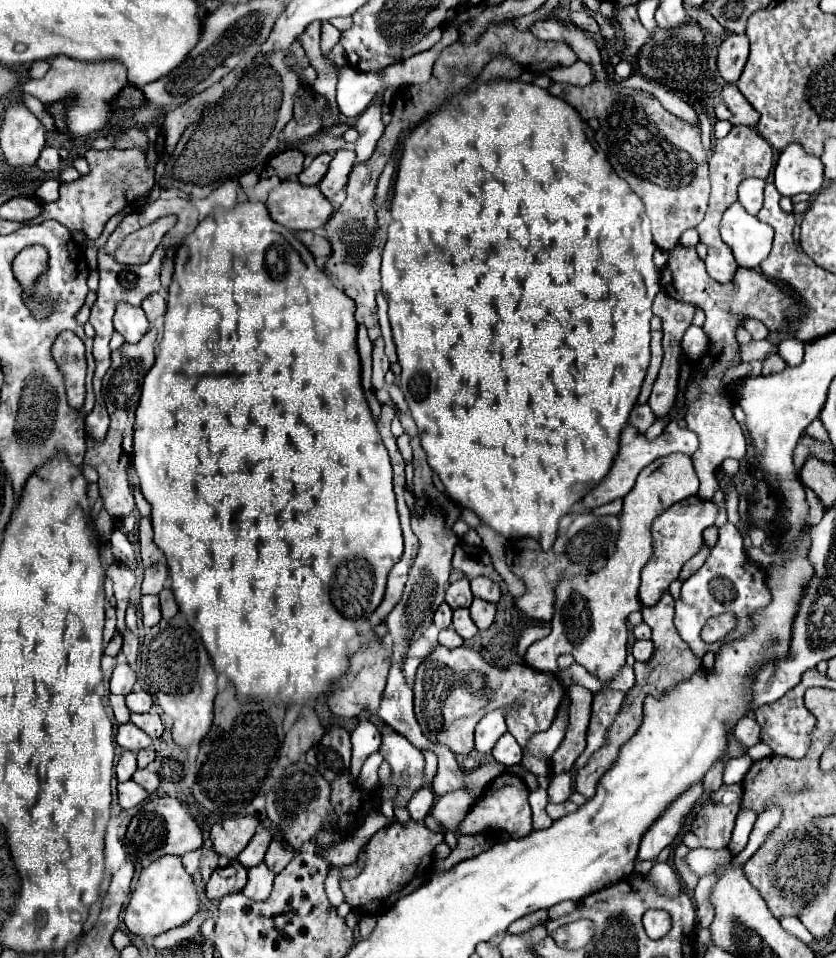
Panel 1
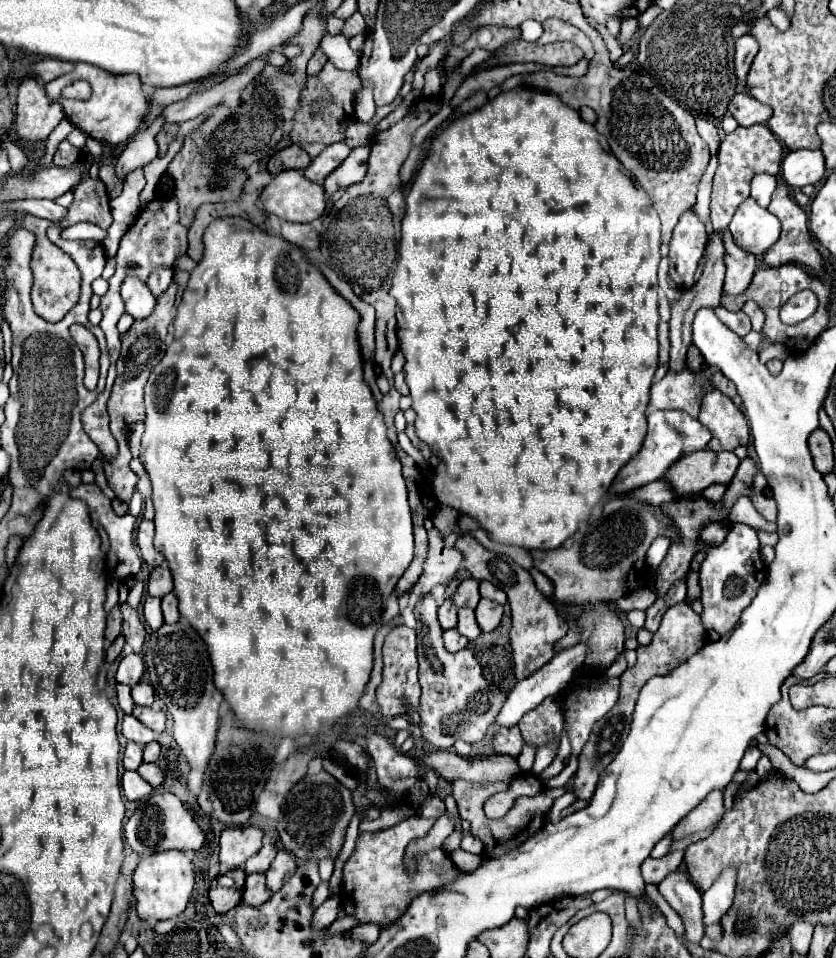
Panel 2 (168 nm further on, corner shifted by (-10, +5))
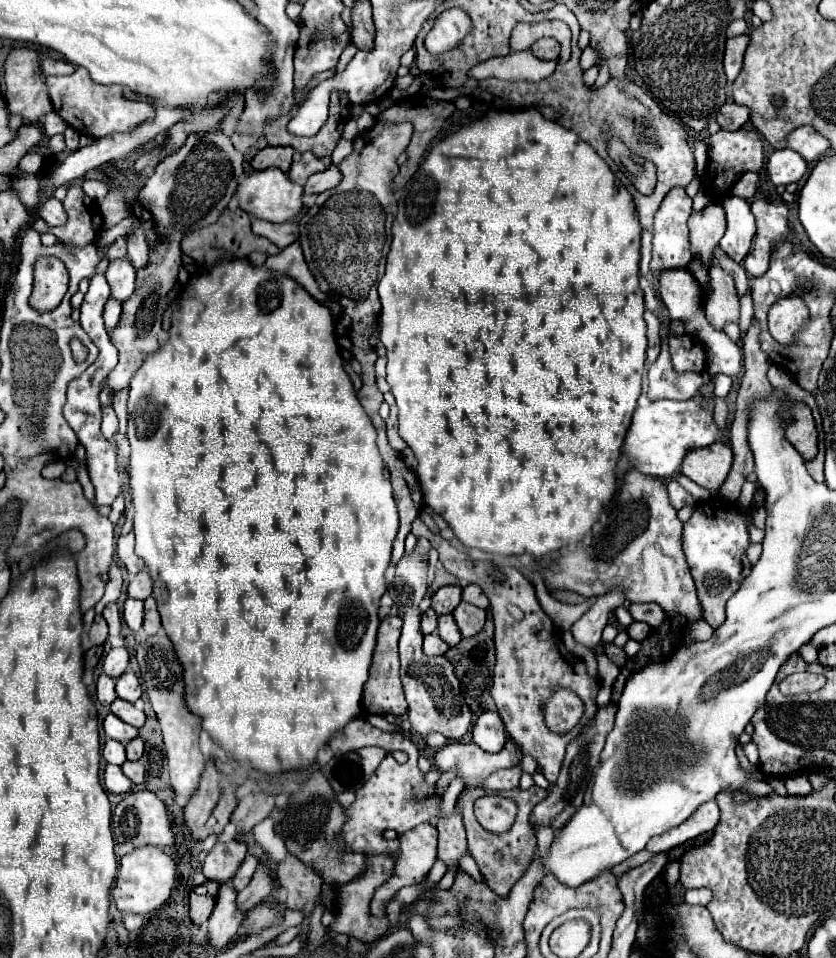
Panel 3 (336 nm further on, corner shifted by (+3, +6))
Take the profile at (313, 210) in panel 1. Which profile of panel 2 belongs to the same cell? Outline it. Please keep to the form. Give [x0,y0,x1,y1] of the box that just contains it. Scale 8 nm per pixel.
[260,170,326,222]

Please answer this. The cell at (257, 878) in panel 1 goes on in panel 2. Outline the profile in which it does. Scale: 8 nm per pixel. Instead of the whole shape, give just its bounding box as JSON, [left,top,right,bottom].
[242,874,272,906]

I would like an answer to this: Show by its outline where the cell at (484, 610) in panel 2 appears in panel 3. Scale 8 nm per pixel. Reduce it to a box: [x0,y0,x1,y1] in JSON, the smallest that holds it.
[453,601,487,637]

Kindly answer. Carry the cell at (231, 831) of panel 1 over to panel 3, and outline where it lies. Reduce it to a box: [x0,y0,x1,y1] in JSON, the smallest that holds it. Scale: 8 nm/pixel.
[203,841,247,883]

